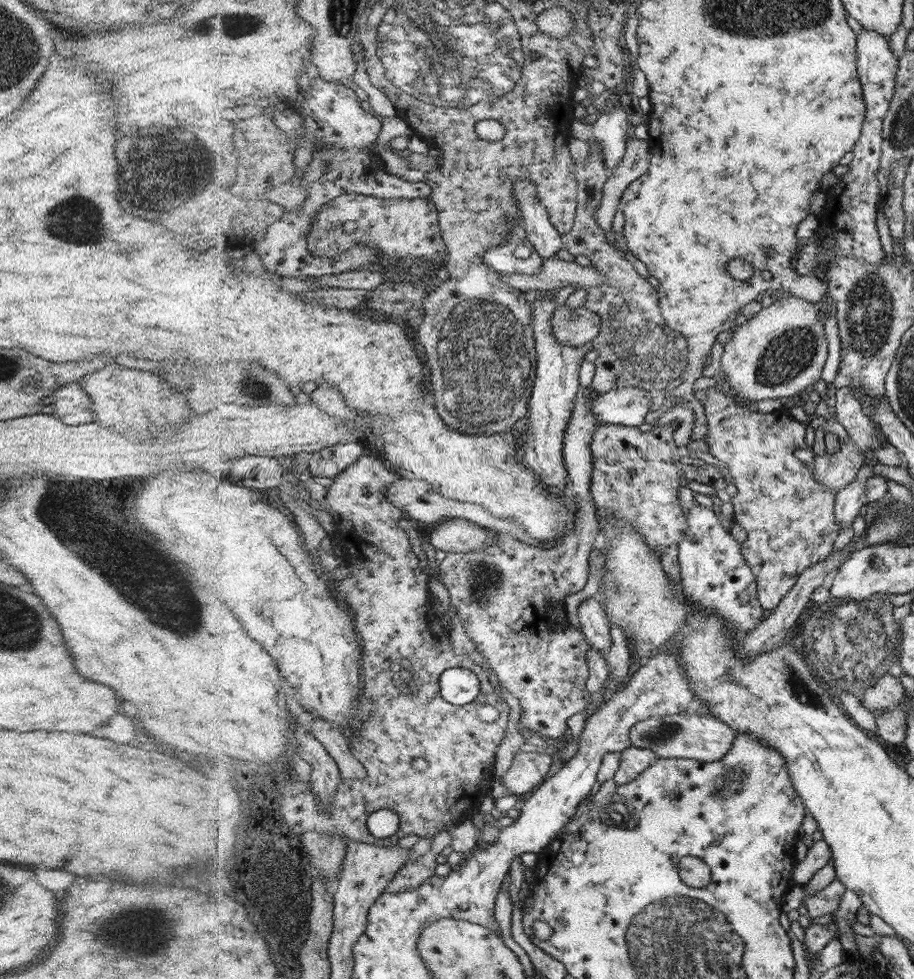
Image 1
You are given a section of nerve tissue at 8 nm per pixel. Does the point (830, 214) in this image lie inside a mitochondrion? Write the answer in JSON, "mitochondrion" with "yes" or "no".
{"mitochondrion":"no"}

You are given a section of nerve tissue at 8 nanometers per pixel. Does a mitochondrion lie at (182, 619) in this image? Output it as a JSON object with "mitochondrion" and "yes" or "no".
{"mitochondrion":"yes"}

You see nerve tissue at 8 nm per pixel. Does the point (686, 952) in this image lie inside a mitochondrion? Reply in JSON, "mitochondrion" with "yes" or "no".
{"mitochondrion":"yes"}

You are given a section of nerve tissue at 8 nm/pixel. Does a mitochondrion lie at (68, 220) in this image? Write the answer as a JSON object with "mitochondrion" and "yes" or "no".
{"mitochondrion":"yes"}

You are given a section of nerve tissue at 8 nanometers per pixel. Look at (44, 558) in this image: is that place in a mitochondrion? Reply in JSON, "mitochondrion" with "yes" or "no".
{"mitochondrion":"no"}

